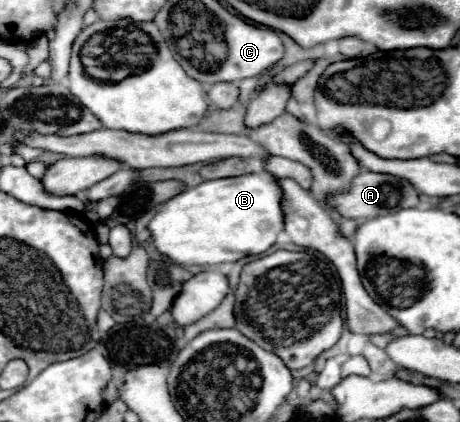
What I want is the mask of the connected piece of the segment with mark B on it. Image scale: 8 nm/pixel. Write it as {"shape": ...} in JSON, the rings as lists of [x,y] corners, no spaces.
{"shape":[[[268,172],[202,182],[155,207],[155,216],[148,224],[150,242],[162,256],[168,256],[174,264],[180,266],[214,266],[222,262],[236,262],[246,256],[258,256],[274,244],[276,234],[284,226],[280,196],[280,186]]]}

